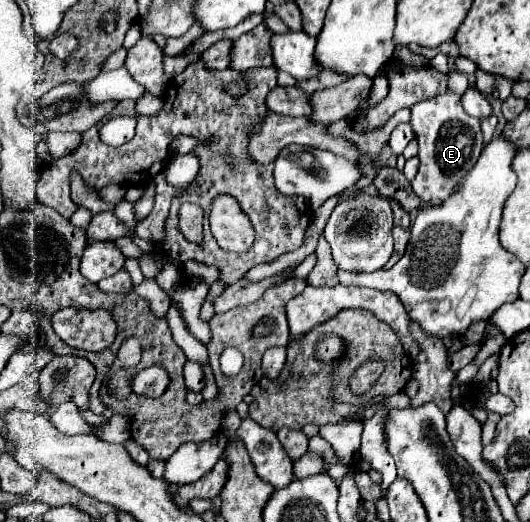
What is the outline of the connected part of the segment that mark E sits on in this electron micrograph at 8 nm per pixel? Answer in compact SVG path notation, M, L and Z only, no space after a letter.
M453 70L453 72L449 72L449 88L445 94L435 96L431 100L423 100L411 108L411 126L419 140L419 158L421 158L419 172L413 178L411 186L413 186L413 192L423 202L443 202L455 190L455 186L461 182L461 178L475 166L475 162L485 146L483 134L481 134L481 122L475 120L473 116L467 116L467 112L461 106L461 96L467 90L467 86L469 86L469 78L463 72Z

